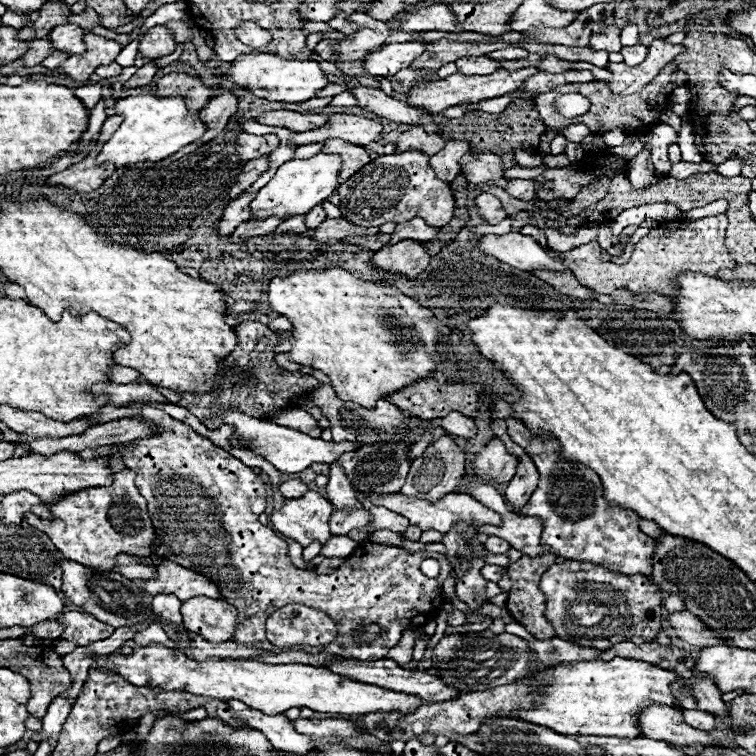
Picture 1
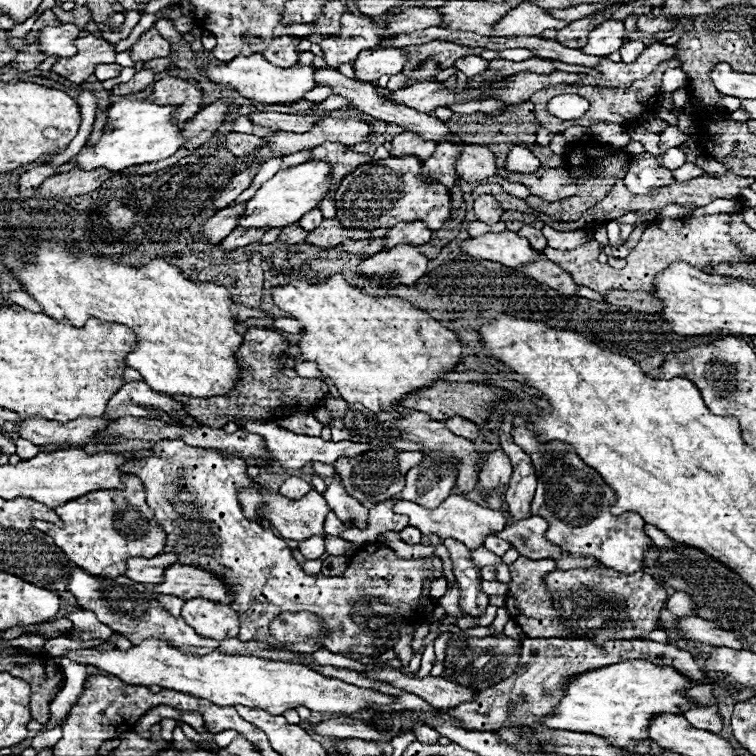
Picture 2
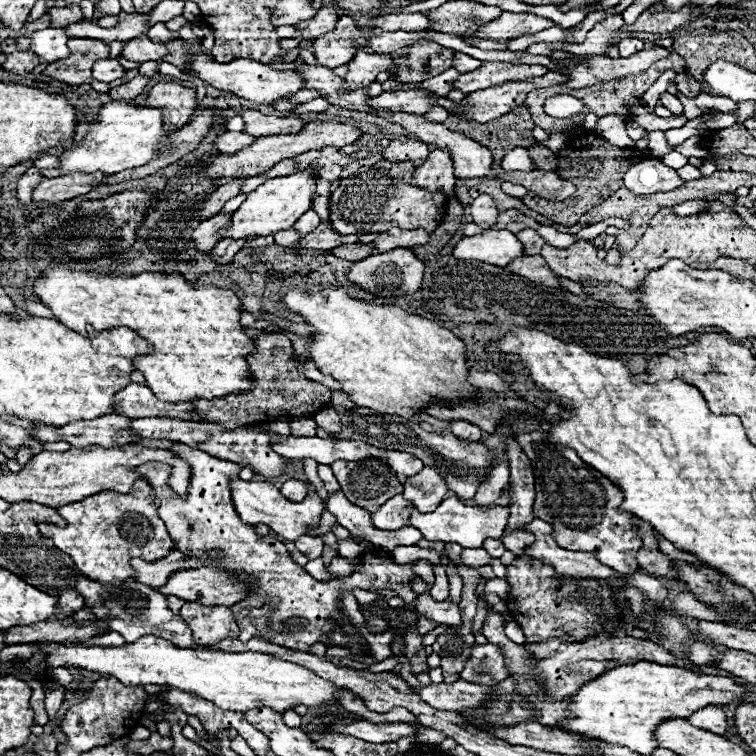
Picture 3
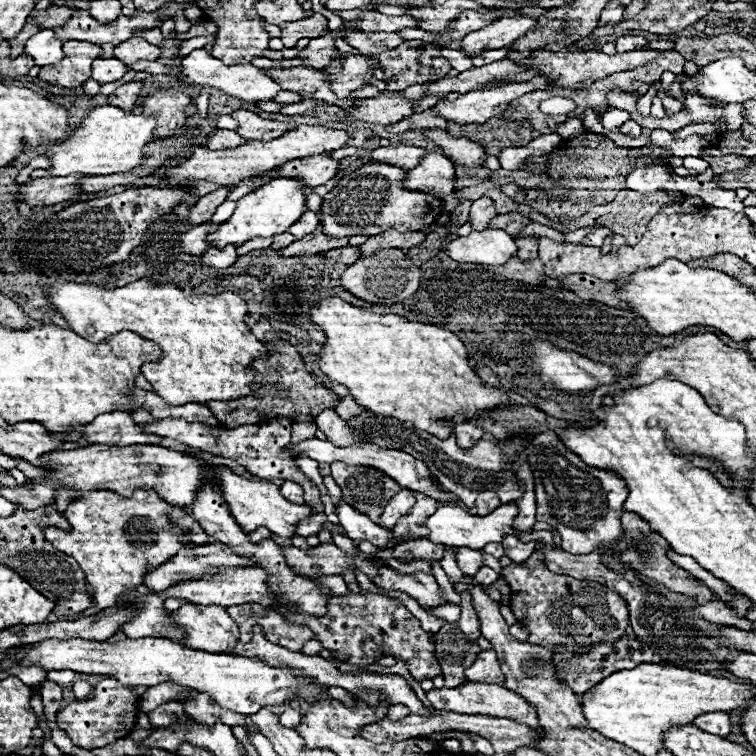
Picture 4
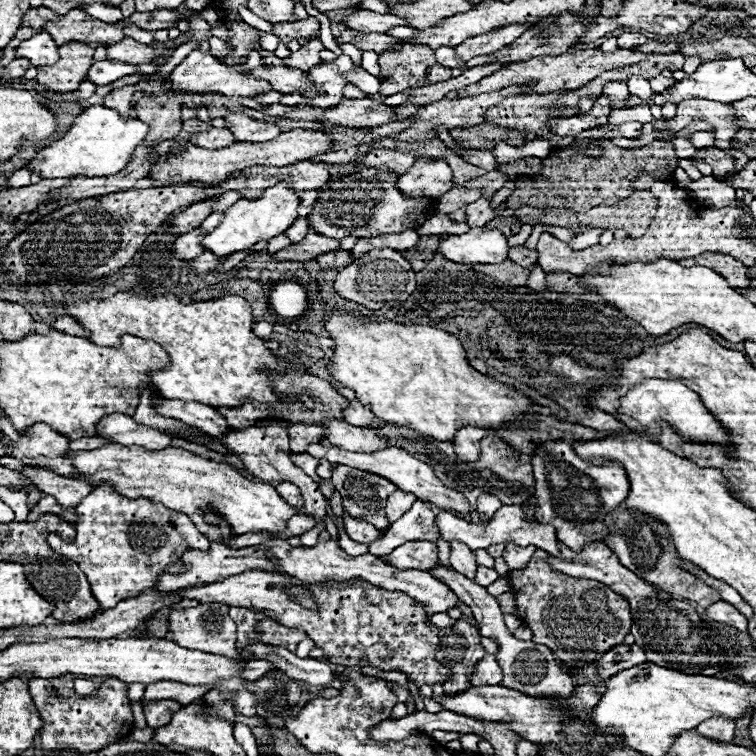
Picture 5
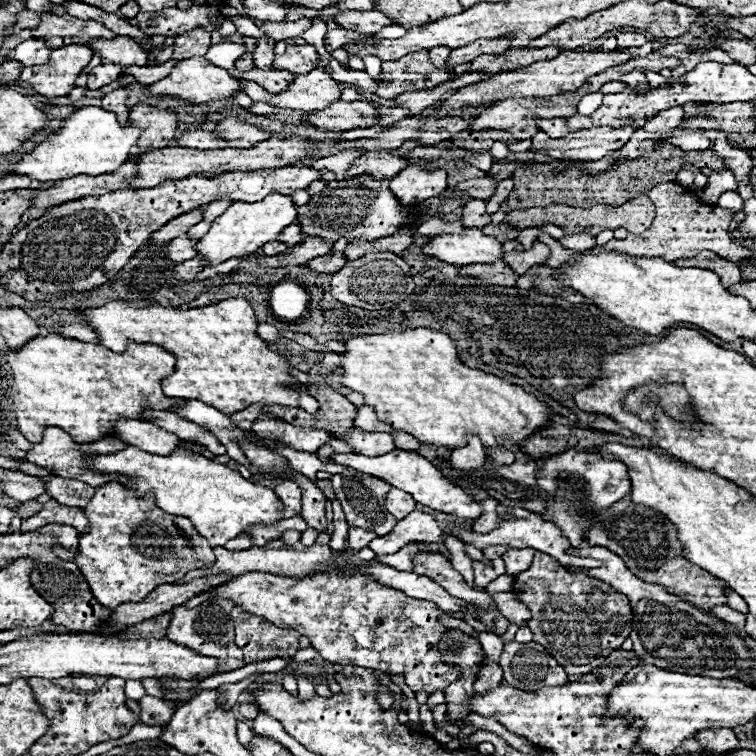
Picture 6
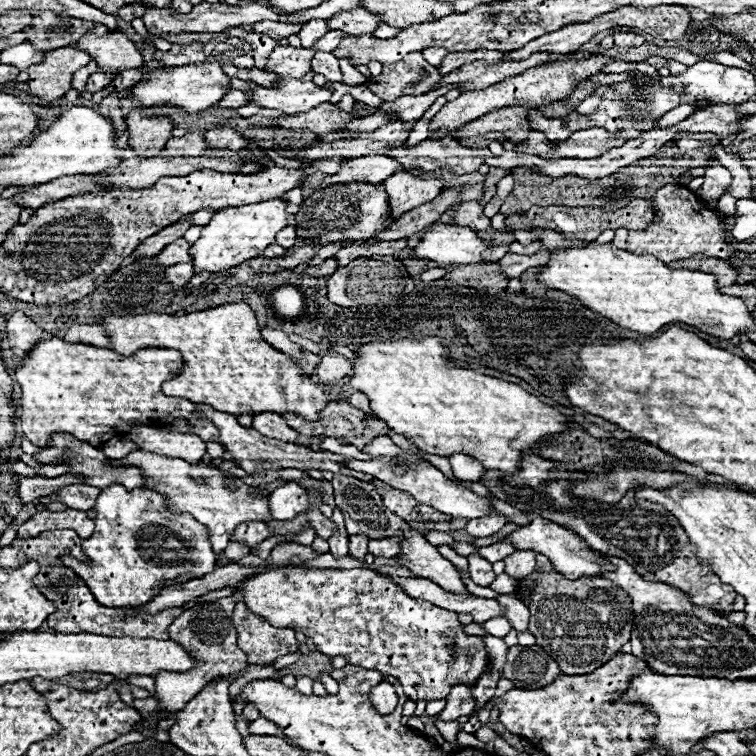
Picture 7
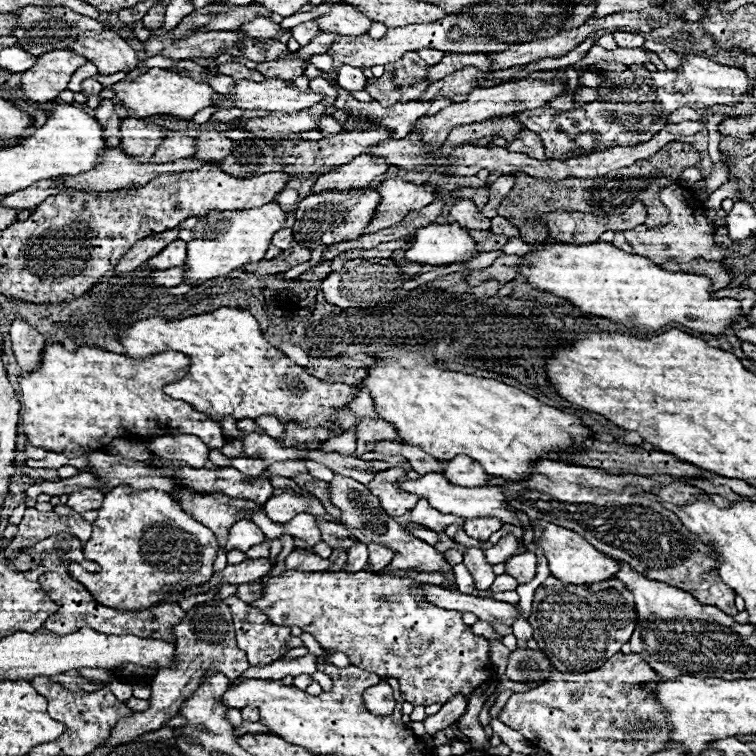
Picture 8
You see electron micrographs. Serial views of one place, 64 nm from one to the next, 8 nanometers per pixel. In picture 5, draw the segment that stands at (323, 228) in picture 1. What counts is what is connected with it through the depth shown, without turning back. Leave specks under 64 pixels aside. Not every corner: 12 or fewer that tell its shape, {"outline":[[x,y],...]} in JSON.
{"outline":[[308,232],[276,252],[278,262],[314,260],[334,252],[338,240]]}

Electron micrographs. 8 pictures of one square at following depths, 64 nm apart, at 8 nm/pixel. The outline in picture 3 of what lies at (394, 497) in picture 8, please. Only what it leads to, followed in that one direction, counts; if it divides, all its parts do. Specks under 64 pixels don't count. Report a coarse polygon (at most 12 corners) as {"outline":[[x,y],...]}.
{"outline":[[392,496],[372,522],[380,530],[408,526],[414,504]]}

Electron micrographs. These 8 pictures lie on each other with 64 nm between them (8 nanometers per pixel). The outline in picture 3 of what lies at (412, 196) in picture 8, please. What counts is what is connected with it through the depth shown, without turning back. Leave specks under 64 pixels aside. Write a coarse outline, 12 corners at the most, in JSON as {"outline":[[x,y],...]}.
{"outline":[[434,148],[412,184],[454,196],[450,152]]}

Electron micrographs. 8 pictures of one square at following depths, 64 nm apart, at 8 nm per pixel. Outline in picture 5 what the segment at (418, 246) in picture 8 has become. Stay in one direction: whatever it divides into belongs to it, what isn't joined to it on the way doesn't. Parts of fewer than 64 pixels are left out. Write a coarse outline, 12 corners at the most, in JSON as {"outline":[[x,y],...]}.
{"outline":[[470,228],[446,236],[438,252],[458,264],[500,264],[506,236]]}

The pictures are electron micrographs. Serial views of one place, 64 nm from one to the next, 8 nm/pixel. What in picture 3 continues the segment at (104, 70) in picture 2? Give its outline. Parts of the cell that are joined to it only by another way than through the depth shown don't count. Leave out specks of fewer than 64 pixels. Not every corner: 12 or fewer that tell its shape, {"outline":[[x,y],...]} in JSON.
{"outline":[[96,60],[92,78],[112,82],[124,76],[122,64]]}

